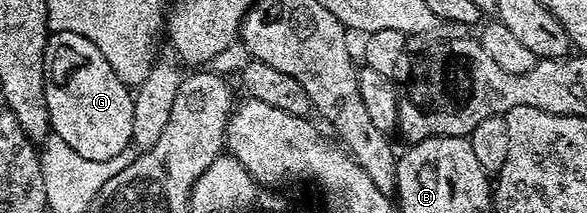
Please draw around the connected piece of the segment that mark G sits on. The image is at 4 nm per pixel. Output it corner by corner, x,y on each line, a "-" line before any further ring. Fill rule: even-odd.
64,31
52,32
47,38
45,69
45,105
49,109
51,130
59,135
70,149
89,161
107,161
116,157
125,148
132,146
133,101
132,88
122,83
113,69
87,37

